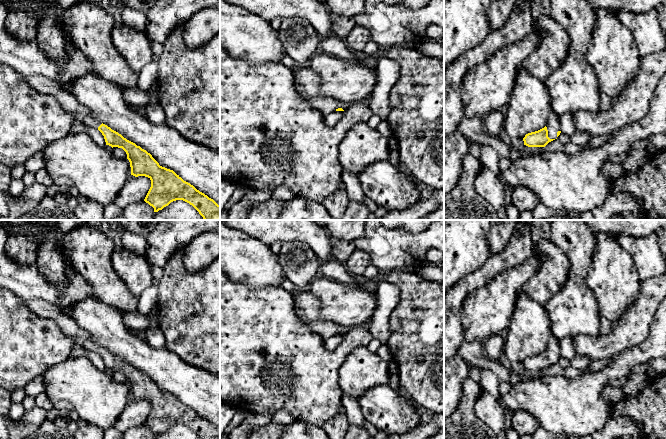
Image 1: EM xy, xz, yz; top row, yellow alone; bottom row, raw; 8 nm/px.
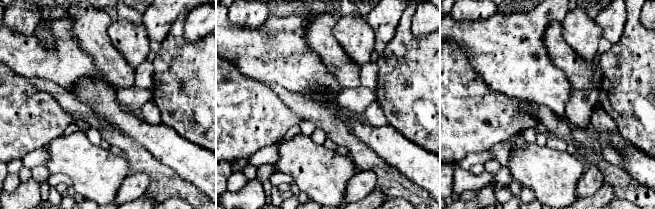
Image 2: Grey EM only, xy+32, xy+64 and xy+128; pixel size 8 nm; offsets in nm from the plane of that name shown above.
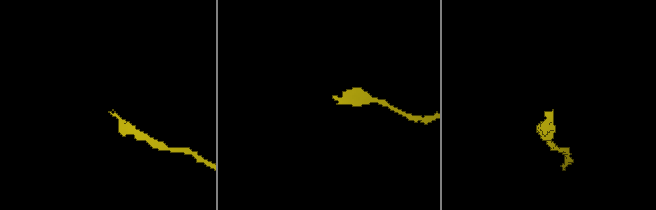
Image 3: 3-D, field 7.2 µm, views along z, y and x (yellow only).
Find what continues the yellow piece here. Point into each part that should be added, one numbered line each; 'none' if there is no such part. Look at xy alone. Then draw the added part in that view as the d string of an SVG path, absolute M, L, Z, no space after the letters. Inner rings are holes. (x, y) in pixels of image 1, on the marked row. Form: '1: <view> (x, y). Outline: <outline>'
1: xy (43, 85). Outline: M42 75L24 77L26 82L40 94L51 95L57 99L61 107L81 121L81 123L98 129L102 124L72 94L61 88L54 80Z

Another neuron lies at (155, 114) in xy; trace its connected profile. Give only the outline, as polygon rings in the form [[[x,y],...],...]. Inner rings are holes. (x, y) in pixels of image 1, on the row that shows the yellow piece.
[[[158,103],[149,104],[147,107],[146,118],[154,125],[166,124],[166,116],[162,107]]]

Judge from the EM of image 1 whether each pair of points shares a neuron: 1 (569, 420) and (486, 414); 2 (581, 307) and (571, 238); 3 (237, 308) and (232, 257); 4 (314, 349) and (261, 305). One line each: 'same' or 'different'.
1: different
2: same
3: different
4: same

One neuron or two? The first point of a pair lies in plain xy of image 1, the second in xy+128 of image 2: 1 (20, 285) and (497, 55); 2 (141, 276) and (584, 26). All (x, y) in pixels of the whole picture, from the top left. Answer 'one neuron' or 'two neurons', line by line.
1: one neuron
2: one neuron

